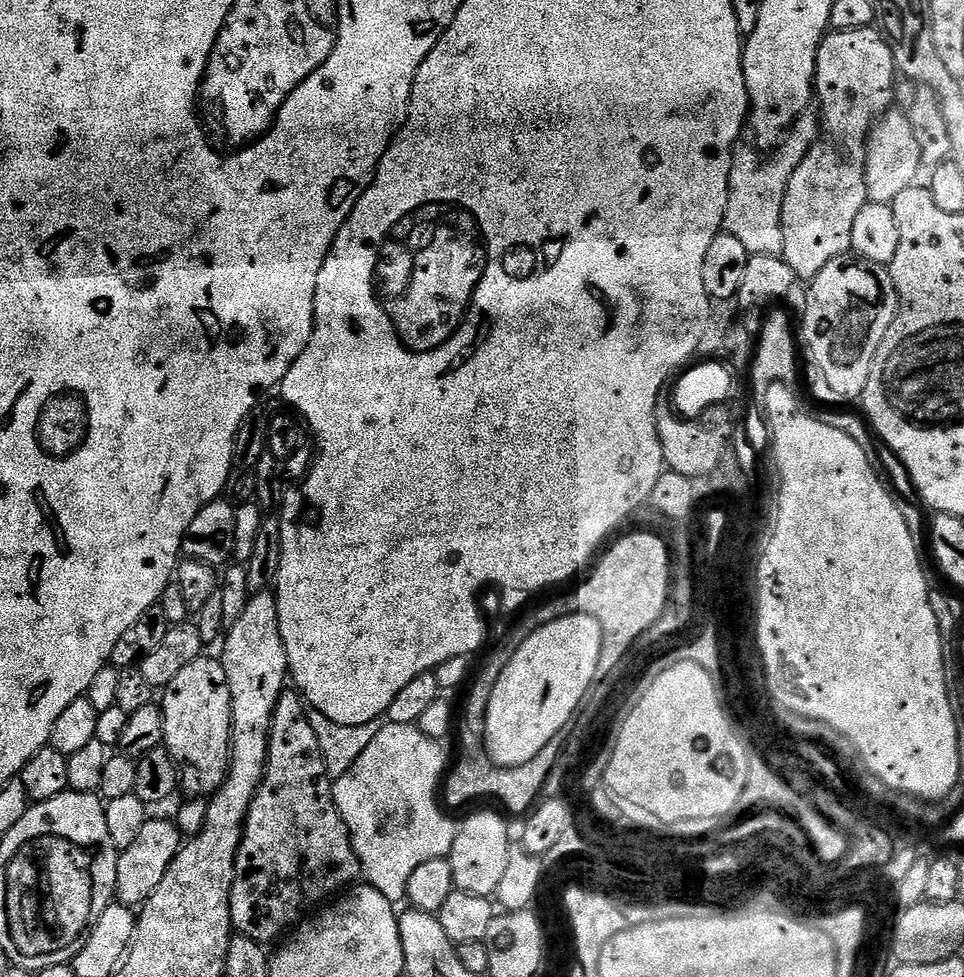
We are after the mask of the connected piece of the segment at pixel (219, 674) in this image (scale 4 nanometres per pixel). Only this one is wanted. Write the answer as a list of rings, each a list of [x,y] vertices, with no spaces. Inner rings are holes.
[[[201,654],[190,666],[184,667],[163,689],[162,707],[164,709],[164,742],[176,770],[180,773],[179,787],[188,791],[192,798],[208,798],[217,792],[228,773],[228,754],[232,742],[232,699],[230,686],[226,682],[226,670],[219,659],[211,660],[208,654]]]

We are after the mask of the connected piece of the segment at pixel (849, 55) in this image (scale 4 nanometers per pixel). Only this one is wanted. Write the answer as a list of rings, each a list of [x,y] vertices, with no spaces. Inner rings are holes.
[[[869,26],[858,30],[829,31],[824,37],[816,59],[816,83],[814,96],[824,109],[818,112],[822,125],[822,138],[817,139],[807,154],[802,158],[798,170],[786,186],[782,202],[782,255],[784,261],[797,278],[811,282],[834,258],[845,255],[852,247],[854,222],[862,211],[862,206],[869,203],[868,183],[864,169],[868,167],[868,138],[872,135],[872,125],[893,107],[895,78],[898,75],[895,55],[891,43],[884,33]]]

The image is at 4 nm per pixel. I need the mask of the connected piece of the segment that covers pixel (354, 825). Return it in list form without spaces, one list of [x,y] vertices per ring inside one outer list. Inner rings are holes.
[[[385,723],[378,736],[359,754],[358,760],[332,785],[338,814],[342,814],[346,830],[350,830],[352,845],[367,887],[378,890],[382,898],[394,905],[399,905],[407,897],[410,874],[414,874],[422,862],[430,862],[430,858],[447,858],[452,854],[458,824],[447,816],[449,813],[438,799],[438,789],[446,772],[444,752],[440,748],[443,748],[441,741],[422,734],[420,727],[415,724]]]

